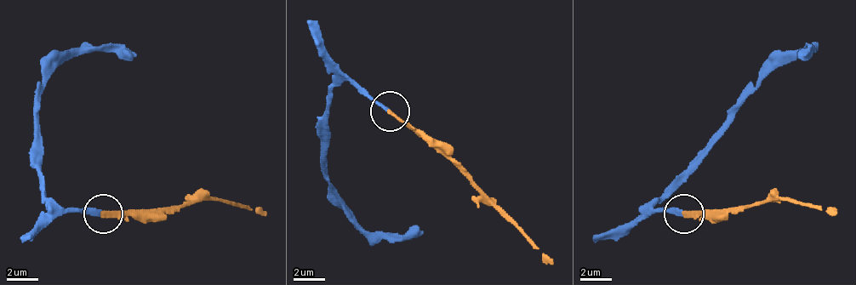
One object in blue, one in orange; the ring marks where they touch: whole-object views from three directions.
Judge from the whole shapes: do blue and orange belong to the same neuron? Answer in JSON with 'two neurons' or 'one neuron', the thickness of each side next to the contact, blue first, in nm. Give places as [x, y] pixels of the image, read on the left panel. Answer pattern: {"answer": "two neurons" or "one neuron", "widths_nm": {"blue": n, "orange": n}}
{"answer": "one neuron", "widths_nm": {"blue": 260, "orange": 280}}

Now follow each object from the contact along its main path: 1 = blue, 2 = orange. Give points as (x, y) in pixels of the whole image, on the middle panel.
1: (388, 110), (345, 78), (329, 90), (326, 181), (368, 232), (412, 236), (424, 232)
2: (388, 110), (443, 153), (554, 264)

